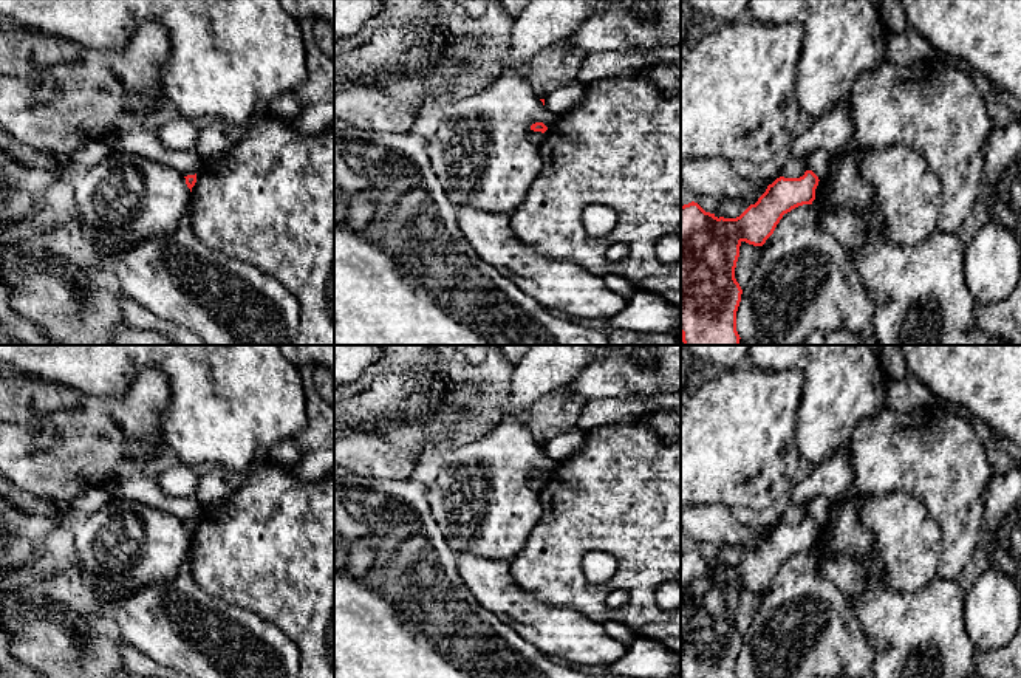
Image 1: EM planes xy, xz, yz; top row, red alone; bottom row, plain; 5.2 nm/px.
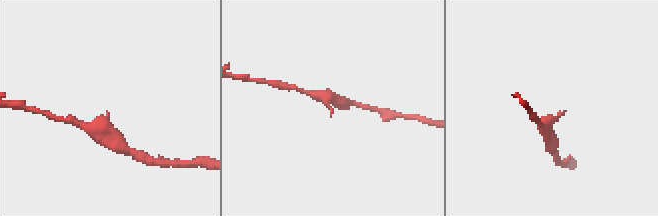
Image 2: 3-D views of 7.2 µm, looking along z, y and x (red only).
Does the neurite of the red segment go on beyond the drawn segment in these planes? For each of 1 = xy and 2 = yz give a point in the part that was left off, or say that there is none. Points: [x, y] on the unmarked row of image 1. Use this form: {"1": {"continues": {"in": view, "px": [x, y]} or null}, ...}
{"1": {"continues": null}, "2": {"continues": null}}

